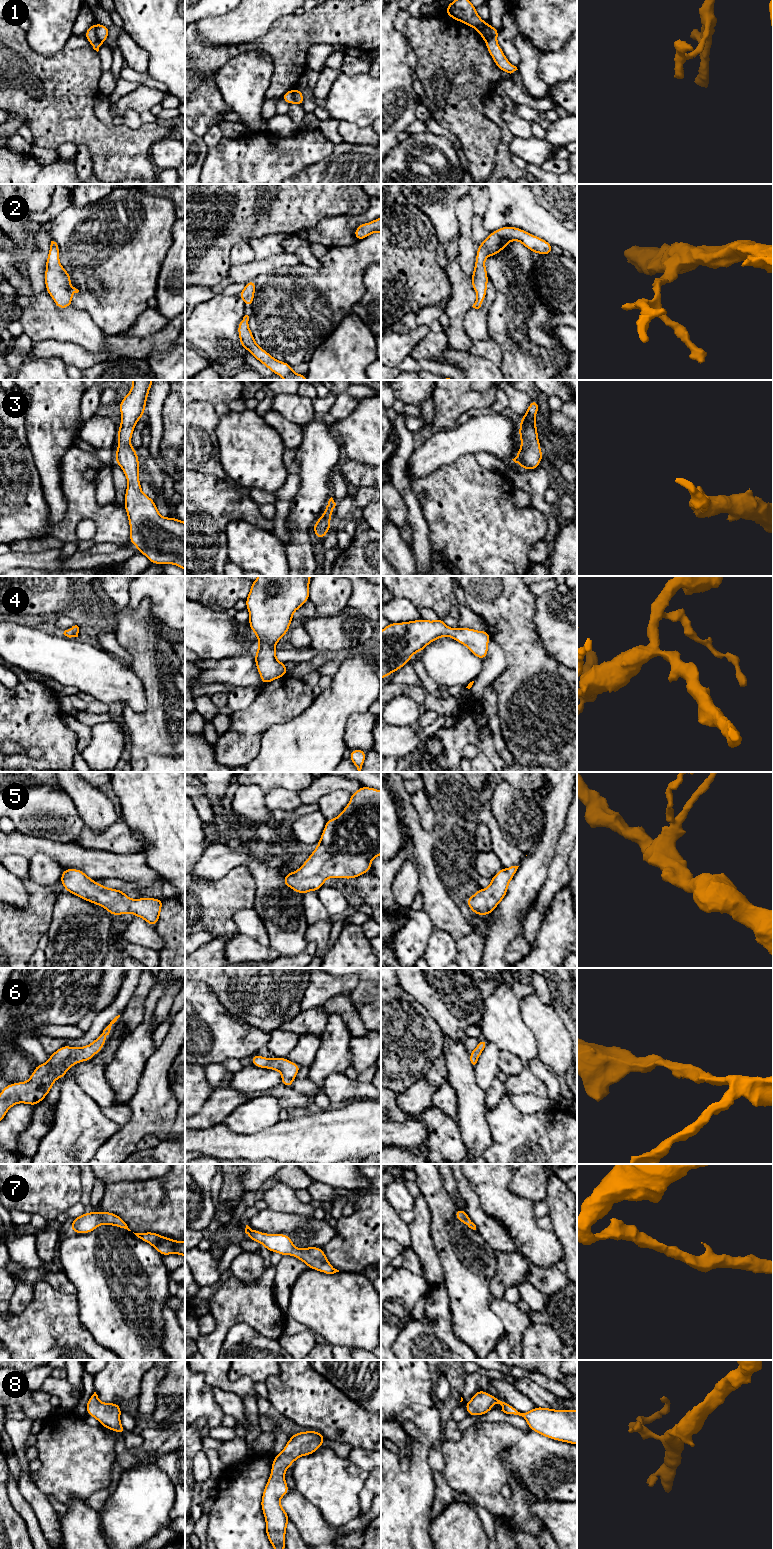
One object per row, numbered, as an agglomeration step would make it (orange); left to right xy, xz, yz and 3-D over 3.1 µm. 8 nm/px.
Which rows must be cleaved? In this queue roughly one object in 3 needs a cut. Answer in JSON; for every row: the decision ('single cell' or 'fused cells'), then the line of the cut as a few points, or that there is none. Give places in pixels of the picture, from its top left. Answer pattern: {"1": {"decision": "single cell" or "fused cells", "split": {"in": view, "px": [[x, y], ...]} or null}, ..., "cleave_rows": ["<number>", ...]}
{"1": {"decision": "fused cells", "split": {"in": "xy", "px": [[95, 25], [95, 35], [102, 42]]}}, "2": {"decision": "single cell", "split": null}, "3": {"decision": "single cell", "split": null}, "4": {"decision": "single cell", "split": null}, "5": {"decision": "single cell", "split": null}, "6": {"decision": "single cell", "split": null}, "7": {"decision": "single cell", "split": null}, "8": {"decision": "single cell", "split": null}, "cleave_rows": ["1"]}

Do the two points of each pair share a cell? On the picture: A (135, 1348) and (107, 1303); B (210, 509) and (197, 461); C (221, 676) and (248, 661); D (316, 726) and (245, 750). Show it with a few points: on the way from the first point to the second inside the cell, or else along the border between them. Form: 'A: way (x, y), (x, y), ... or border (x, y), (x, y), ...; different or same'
A: way (134, 1337), (120, 1322), (118, 1314); same
B: border (195, 470), (212, 473), (221, 480); different
C: way (228, 671), (238, 671), (241, 668); same
D: border (273, 725), (263, 733), (259, 752), (249, 761); different

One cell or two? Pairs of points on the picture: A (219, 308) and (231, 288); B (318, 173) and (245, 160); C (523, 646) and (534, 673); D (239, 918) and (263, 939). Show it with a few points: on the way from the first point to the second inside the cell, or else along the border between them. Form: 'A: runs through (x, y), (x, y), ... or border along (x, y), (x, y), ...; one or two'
A: border along (222, 292), (237, 296); two
B: border along (323, 159), (306, 166), (298, 173); two
C: runs through (525, 653), (529, 666); one
D: runs through (245, 921), (257, 933); one

